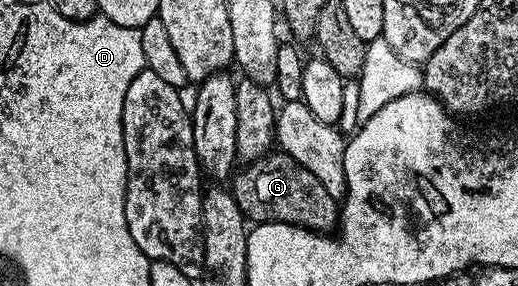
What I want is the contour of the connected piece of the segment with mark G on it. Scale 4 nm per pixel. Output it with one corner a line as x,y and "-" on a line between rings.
270,151
259,160
248,162
244,168
232,178
231,192
250,222
287,223
314,231
329,231
332,225
334,228
339,217
338,198
307,167
295,163
295,159
283,152

